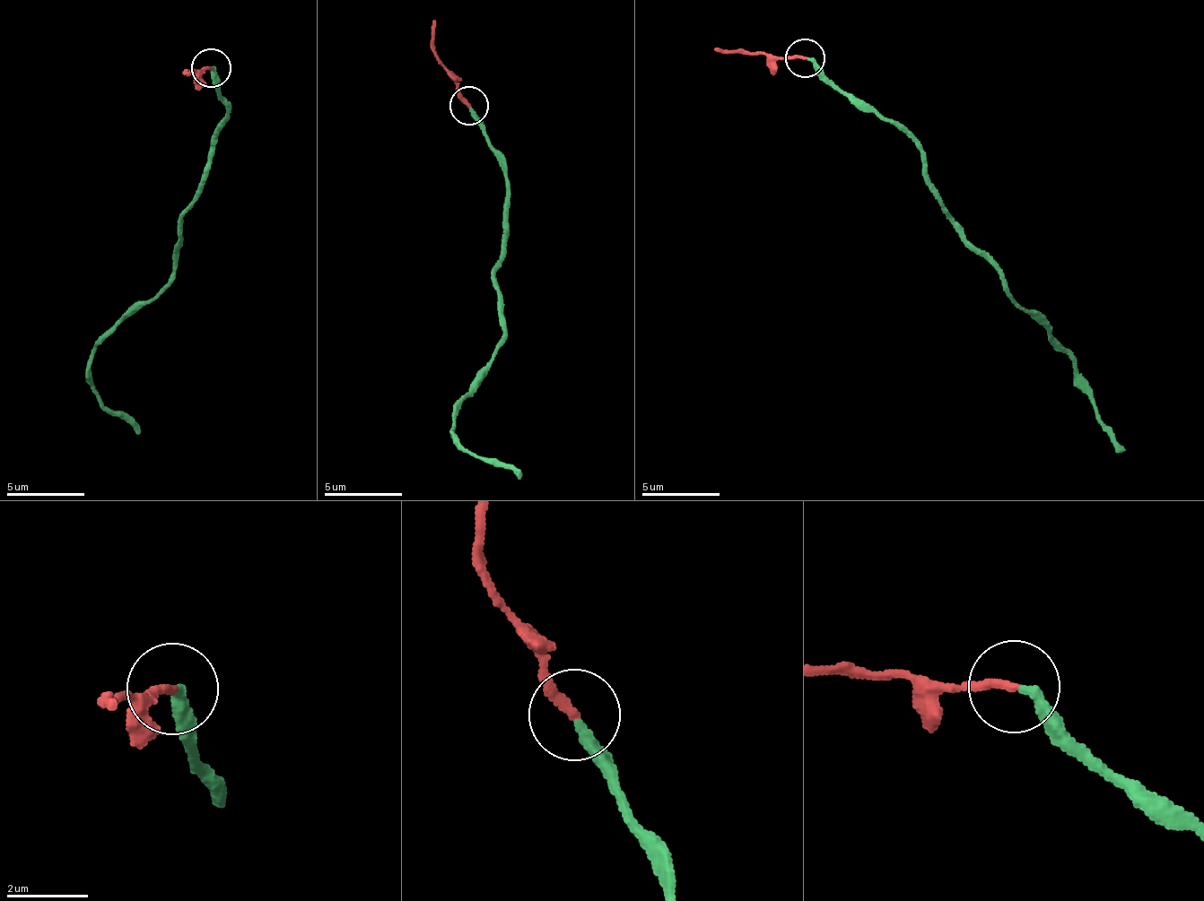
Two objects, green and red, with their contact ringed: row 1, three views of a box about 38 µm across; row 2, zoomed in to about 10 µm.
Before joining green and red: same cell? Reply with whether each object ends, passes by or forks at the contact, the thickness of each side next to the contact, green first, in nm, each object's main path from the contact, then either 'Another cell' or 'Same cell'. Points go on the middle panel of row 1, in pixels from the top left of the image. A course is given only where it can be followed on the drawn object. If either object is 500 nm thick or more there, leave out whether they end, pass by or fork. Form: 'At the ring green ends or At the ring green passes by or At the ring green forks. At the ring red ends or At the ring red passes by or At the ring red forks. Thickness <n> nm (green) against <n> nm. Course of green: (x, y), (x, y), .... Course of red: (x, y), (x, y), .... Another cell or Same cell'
At the ring green ends. At the ring red ends. Thickness 280 nm (green) against 240 nm. Course of green: (468, 108), (502, 167), (509, 218), (496, 270), (508, 337), (451, 430), (521, 480). Course of red: (468, 104), (433, 47), (436, 20). Another cell

